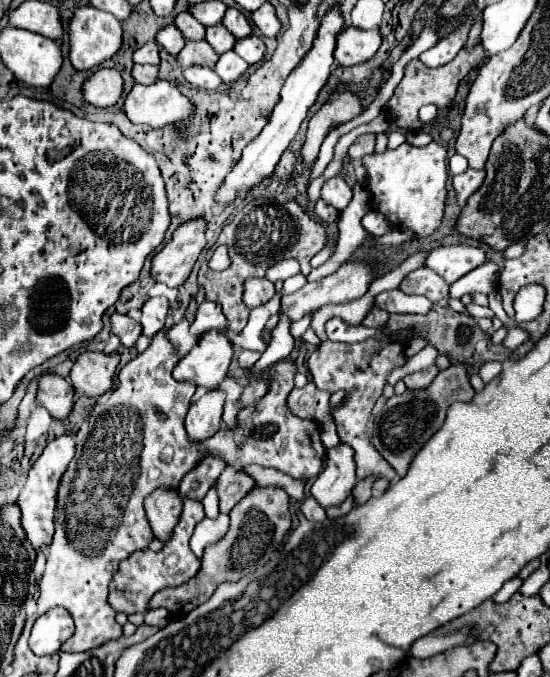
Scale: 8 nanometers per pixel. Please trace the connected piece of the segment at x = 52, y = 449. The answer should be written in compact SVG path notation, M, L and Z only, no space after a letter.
M67 431L65 435L53 439L37 459L37 463L31 467L27 485L19 495L19 507L21 507L21 525L27 533L27 539L33 543L35 549L39 549L43 543L49 543L53 537L53 513L55 513L55 499L57 499L57 487L61 481L61 475L65 473L69 461L75 455L77 445L77 433Z

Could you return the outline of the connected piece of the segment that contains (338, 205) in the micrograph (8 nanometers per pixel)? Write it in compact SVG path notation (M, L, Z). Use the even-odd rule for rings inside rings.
M333 177L323 185L321 199L333 205L337 211L343 211L351 201L351 187L341 177Z

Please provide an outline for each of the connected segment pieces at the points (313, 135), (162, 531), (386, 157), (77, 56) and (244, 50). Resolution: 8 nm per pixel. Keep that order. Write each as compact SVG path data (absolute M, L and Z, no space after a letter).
M345 91L345 93L335 93L309 121L309 129L307 129L307 139L305 139L305 145L301 149L301 155L305 159L307 165L311 165L315 159L317 159L317 153L319 153L319 147L325 139L325 135L337 127L339 123L345 123L349 121L351 117L359 115L361 113L361 105L359 105L359 99L351 93L351 91Z
M159 487L157 491L153 491L153 495L147 495L145 513L153 527L155 537L167 541L167 537L171 535L173 527L179 521L181 507L183 507L183 499L181 495L177 495L177 489Z
M431 141L425 147L403 143L397 149L385 149L385 153L365 155L361 163L367 169L373 207L381 211L389 223L421 231L423 237L439 227L447 197L447 151L441 143Z
M79 7L69 25L69 45L71 45L69 59L75 69L79 71L97 69L101 63L109 61L121 49L123 45L121 23L113 15L107 15L105 11L97 11L95 7Z
M251 35L251 37L239 39L235 43L235 53L239 57L243 57L249 65L257 65L265 55L265 43L257 35Z

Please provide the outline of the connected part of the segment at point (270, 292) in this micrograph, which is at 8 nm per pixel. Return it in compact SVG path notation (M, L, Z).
M266 277L249 278L244 285L244 303L254 309L265 304L276 294L275 286Z

